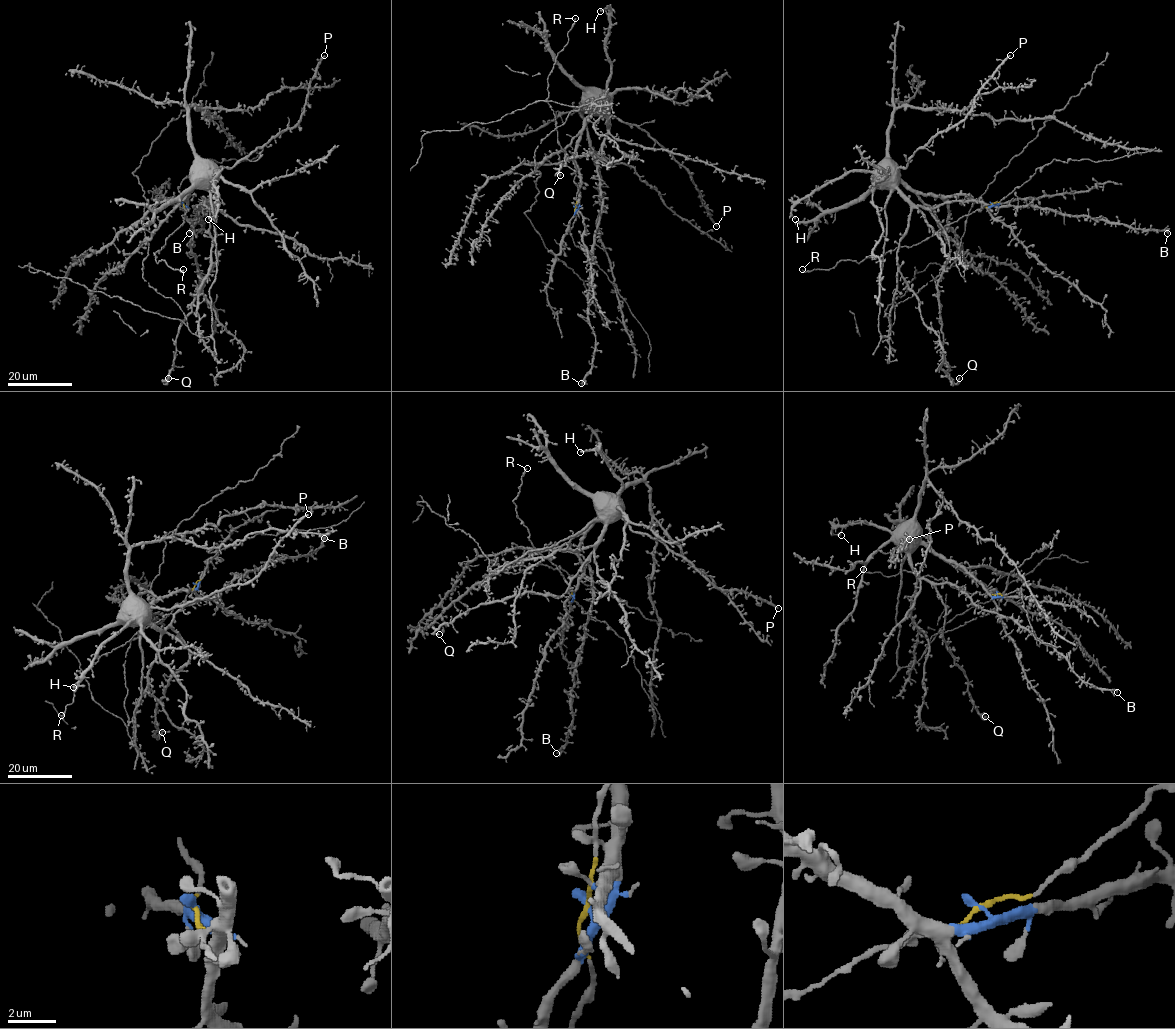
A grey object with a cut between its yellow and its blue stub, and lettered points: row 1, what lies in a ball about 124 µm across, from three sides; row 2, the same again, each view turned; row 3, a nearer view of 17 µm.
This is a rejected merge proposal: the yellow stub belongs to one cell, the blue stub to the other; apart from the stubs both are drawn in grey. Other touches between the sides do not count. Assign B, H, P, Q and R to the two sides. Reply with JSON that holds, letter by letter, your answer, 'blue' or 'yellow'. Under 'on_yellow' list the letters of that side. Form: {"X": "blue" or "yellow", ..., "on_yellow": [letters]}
{"B": "blue", "H": "blue", "P": "blue", "Q": "blue", "R": "yellow", "on_yellow": ["R"]}

